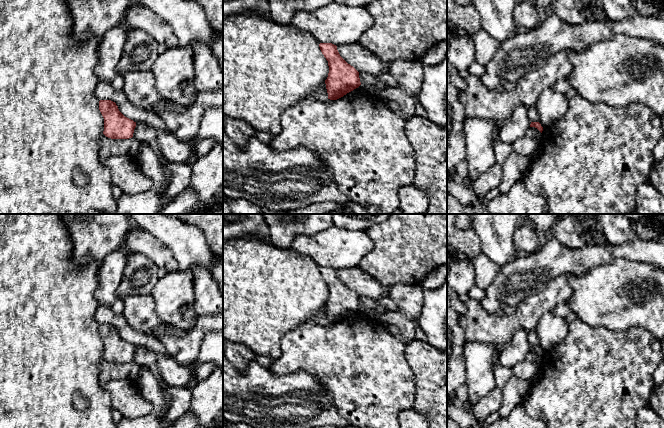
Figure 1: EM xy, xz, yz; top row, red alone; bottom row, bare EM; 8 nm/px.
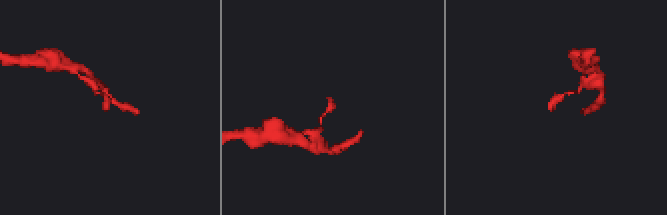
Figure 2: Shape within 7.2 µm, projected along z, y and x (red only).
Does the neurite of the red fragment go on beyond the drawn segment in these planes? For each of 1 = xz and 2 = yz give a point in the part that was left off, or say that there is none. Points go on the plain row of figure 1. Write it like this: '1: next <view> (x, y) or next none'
1: next none
2: next none

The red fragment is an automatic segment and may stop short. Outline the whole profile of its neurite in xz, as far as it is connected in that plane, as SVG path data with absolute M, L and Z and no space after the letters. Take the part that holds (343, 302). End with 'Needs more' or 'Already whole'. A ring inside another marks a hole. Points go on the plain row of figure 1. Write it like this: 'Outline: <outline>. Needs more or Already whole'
Outline: M320 267L319 271L329 290L325 304L328 323L337 324L361 309L359 296L340 280L336 269Z. Already whole

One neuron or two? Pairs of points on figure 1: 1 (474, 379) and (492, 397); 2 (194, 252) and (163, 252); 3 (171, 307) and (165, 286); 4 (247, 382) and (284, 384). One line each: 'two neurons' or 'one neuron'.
1: two neurons
2: two neurons
3: one neuron
4: one neuron

